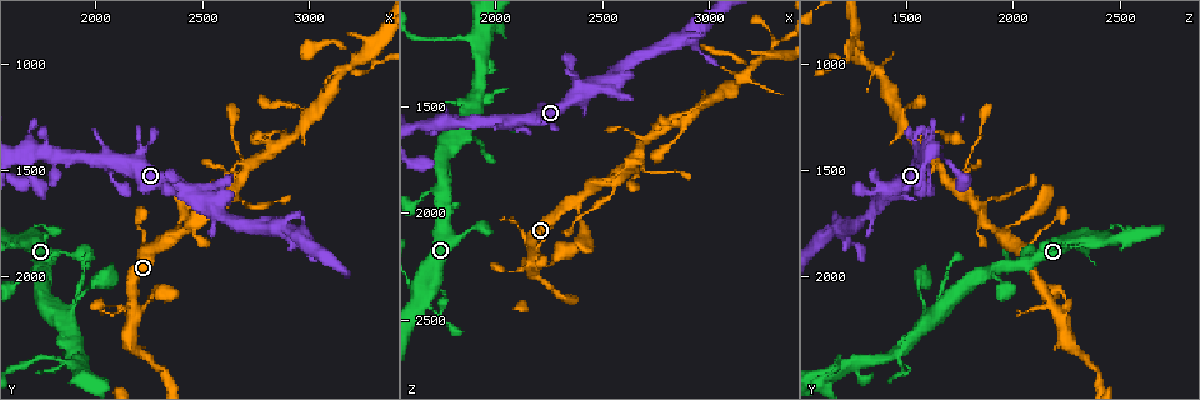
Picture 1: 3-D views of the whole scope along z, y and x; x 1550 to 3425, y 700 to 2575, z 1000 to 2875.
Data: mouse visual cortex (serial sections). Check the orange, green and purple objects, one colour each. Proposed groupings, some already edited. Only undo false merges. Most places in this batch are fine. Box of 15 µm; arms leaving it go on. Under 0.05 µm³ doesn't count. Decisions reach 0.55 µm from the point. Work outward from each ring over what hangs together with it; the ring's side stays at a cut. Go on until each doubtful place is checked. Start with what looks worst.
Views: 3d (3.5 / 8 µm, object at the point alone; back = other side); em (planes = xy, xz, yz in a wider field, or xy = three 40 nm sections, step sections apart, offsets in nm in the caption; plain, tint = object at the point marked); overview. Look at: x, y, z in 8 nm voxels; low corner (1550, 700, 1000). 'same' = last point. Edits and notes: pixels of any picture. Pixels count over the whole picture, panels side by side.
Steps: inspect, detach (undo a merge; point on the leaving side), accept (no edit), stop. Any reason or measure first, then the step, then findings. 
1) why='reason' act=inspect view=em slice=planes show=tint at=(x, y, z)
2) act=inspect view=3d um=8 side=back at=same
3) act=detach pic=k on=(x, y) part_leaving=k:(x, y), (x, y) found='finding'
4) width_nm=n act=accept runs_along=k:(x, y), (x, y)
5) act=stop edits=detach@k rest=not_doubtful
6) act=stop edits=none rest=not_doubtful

why='three-way junction' act=inspect view=em slice=xy step=5 show=tint at=(2550, 1690, 1860)

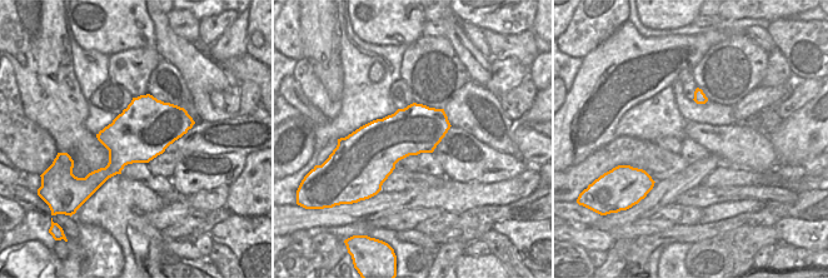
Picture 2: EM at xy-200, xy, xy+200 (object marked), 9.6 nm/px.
why='see where the arms go' act=inspect view=3d um=3.5 at=same

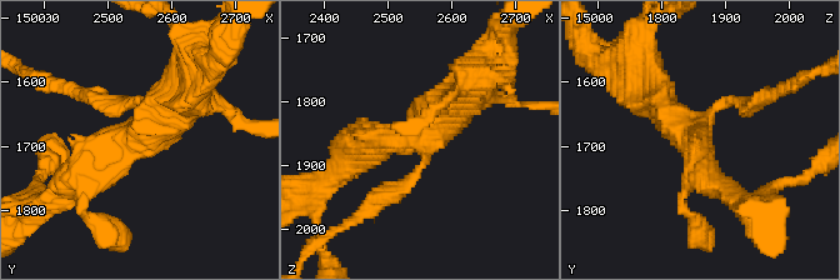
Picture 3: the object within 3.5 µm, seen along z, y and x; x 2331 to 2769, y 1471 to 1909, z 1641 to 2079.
arms=3 act=accept runs_along=3:(78, 180), (193, 80) found='continuous, no second cell'

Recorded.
why='four-way junction' act=inspect view=3d um=8 at=(3220, 980, 1290)

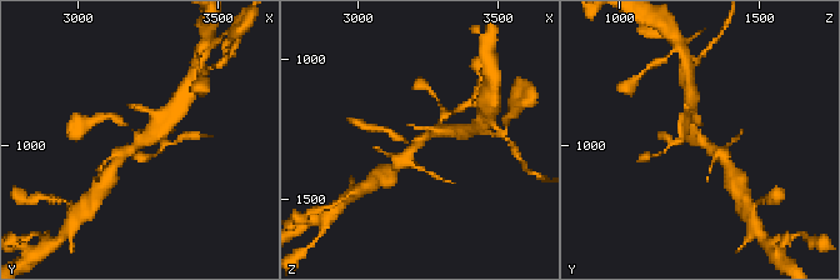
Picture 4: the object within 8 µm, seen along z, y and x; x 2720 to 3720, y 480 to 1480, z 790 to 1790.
why='need the tissue' act=inspect view=em slice=xy step=5 show=tint at=(3210, 980, 1300)

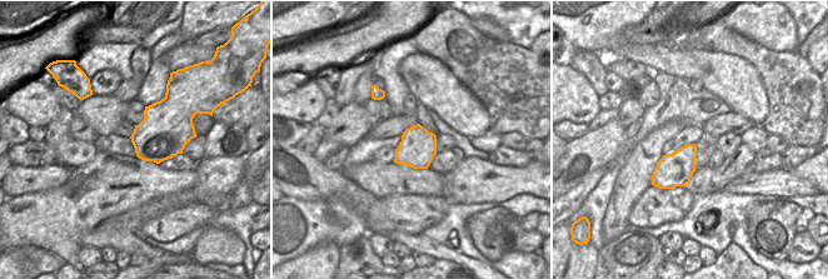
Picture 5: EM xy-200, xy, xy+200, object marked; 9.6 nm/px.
width_nm=360 act=accept runs_along=4:(118, 159), (159, 131), (169, 120) found='all the same cell'

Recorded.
why='narrows sharply' act=inspect view=3d um=3.5 side=back at=(1750, 2380, 1190)

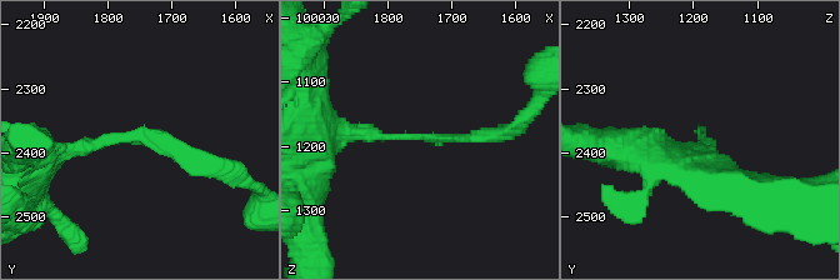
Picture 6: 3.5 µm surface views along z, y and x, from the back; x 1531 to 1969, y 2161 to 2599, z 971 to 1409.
arm_widths_nm=150,200 act=inspect view=em slice=xy step=1 show=tint at=(1760, 2385, 1180)

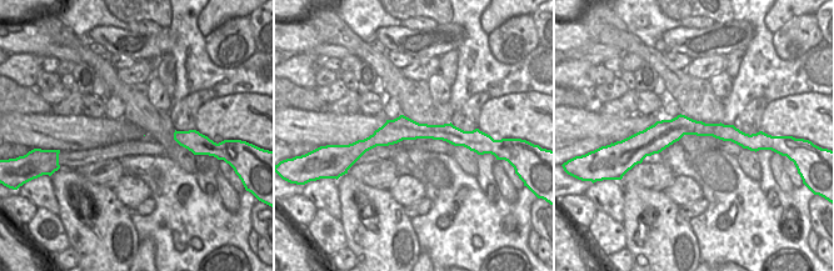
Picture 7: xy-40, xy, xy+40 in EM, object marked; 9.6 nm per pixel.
act=accept runs_along=6:(54, 153), (150, 134), (208, 164) found='all the same cell'

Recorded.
act=stop edits=none rest=not_doubtful

